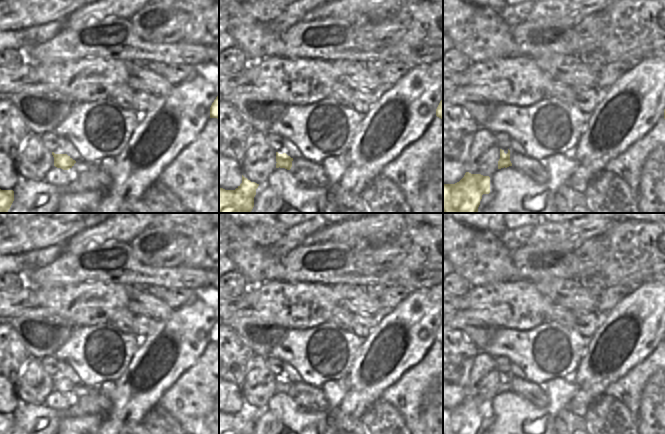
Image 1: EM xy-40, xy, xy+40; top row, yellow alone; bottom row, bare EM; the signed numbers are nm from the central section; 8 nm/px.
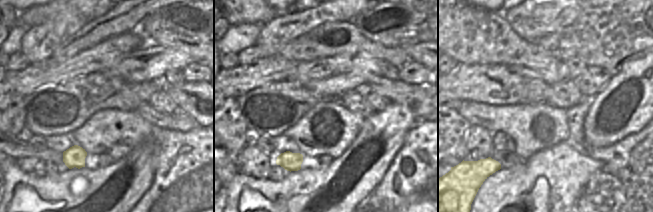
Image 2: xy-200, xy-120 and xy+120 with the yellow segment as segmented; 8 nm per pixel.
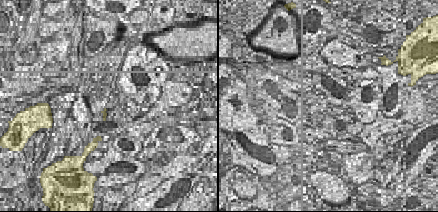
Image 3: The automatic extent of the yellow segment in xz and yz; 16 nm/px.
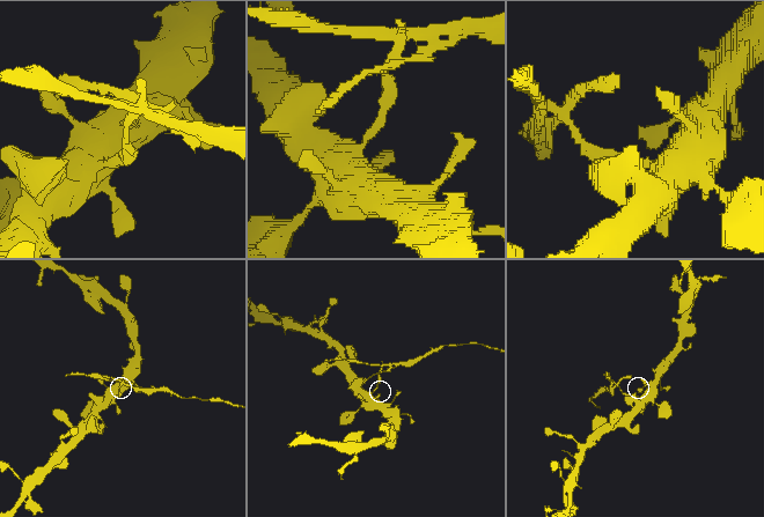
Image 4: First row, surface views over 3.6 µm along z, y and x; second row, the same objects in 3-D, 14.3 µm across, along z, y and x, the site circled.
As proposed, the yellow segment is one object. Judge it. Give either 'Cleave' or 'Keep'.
Cleave.

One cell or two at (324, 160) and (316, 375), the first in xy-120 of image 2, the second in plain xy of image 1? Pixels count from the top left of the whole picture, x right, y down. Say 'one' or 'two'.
two

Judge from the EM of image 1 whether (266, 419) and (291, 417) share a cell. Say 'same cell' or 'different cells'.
different cells

